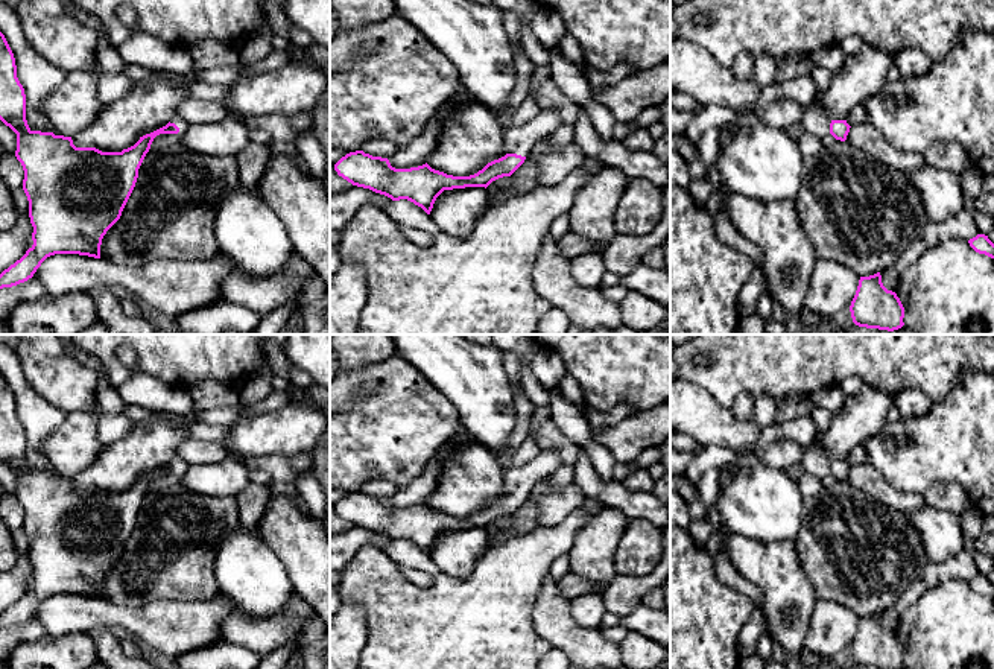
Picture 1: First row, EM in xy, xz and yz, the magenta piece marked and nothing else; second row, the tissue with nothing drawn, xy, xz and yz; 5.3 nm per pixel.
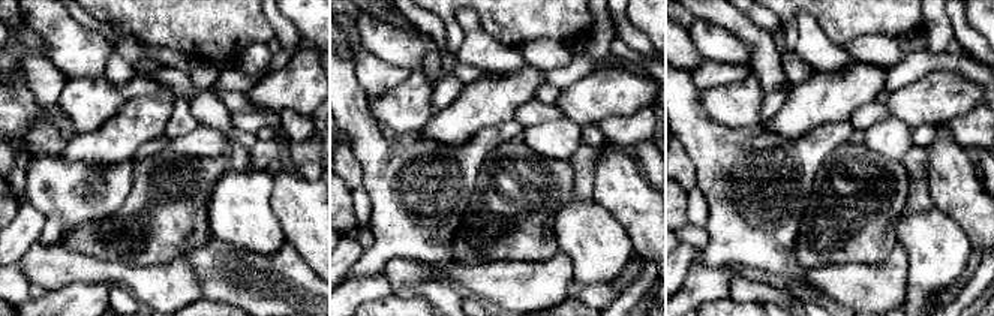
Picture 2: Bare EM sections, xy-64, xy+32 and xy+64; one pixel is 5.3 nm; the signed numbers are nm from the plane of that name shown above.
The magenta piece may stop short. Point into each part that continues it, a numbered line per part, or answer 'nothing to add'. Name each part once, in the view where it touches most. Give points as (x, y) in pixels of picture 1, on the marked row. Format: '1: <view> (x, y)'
1: xz (520, 140)

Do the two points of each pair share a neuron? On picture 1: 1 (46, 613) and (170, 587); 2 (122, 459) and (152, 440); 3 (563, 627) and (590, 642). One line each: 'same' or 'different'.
1: different
2: same
3: same

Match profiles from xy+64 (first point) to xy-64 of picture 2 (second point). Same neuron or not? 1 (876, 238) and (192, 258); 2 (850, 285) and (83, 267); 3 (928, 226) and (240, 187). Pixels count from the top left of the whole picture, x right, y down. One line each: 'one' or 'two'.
1: two
2: one
3: one

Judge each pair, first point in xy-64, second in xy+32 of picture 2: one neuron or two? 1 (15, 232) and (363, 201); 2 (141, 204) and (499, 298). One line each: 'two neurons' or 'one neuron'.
1: two neurons
2: two neurons

